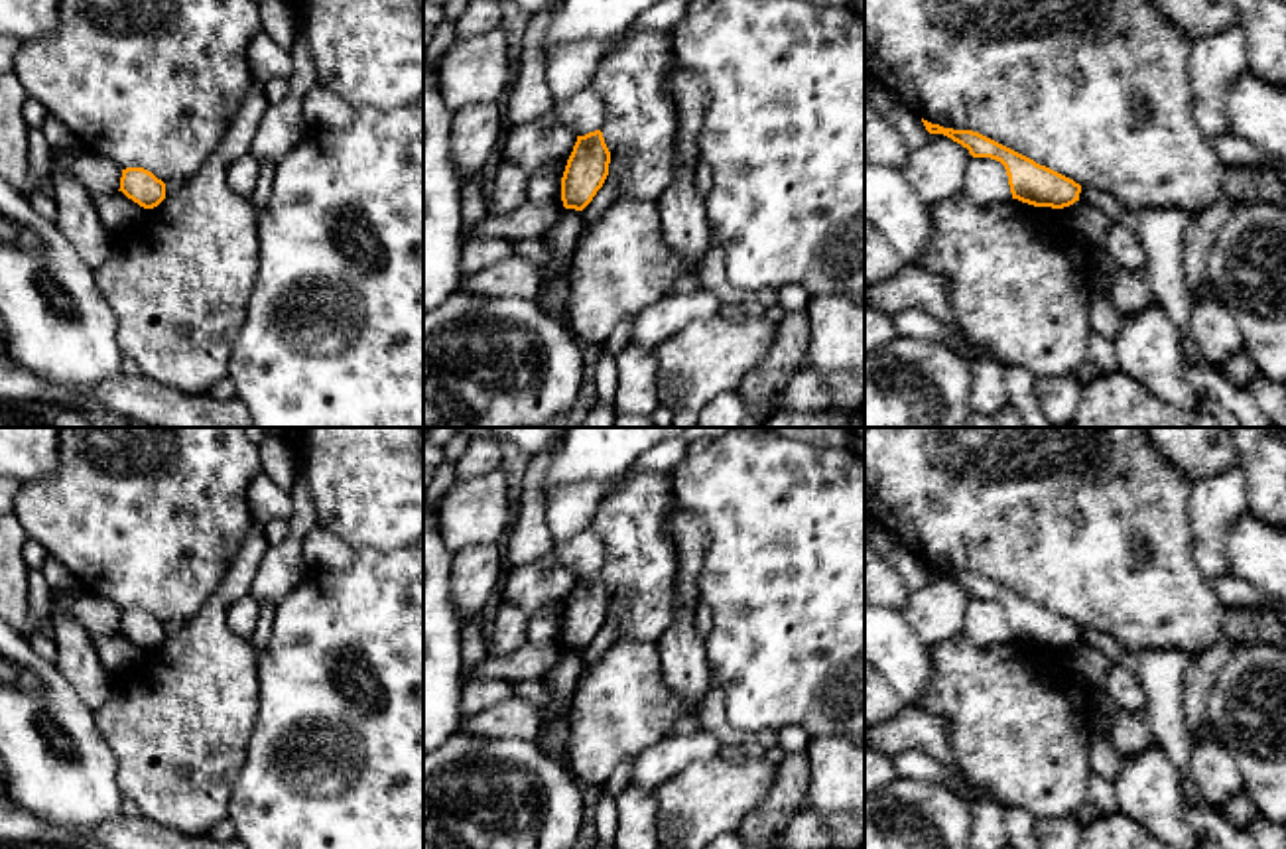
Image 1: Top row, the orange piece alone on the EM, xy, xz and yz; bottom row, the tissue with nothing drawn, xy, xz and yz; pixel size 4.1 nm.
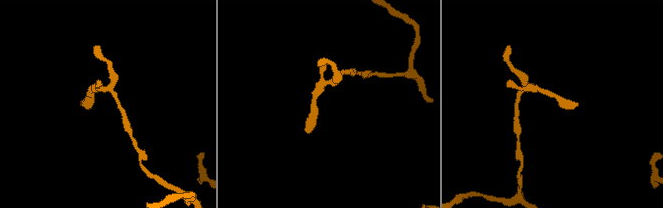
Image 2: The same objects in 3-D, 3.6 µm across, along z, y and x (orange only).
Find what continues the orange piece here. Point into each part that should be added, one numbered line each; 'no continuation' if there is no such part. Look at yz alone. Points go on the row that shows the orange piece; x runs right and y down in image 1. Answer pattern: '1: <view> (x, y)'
no continuation

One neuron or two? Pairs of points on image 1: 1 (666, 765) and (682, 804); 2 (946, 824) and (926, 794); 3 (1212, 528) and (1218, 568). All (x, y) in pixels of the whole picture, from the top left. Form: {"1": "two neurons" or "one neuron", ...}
{"1": "two neurons", "2": "one neuron", "3": "one neuron"}

